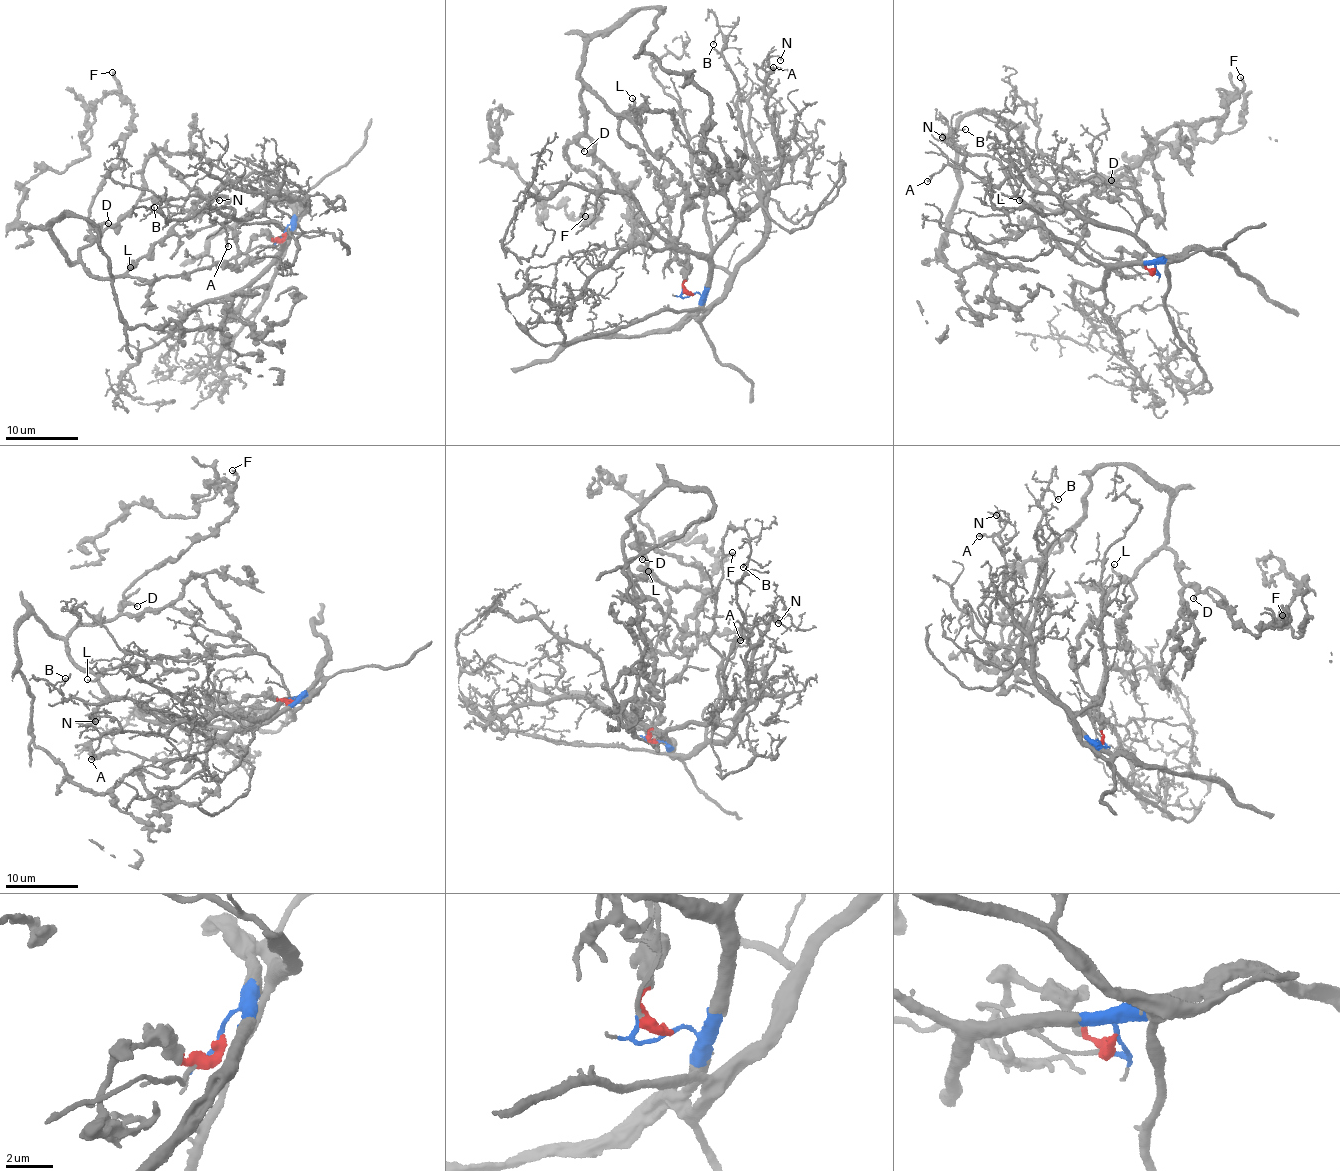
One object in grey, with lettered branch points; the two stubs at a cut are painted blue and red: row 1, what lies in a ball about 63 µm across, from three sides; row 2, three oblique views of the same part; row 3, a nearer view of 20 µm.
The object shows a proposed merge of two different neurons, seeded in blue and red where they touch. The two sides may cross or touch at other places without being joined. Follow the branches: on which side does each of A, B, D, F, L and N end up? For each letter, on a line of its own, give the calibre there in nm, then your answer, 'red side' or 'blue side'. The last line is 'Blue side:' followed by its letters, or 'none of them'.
A: calibre 160 nm; blue side
B: calibre 90 nm; blue side
D: calibre 190 nm; red side
F: calibre 220 nm; red side
L: calibre 180 nm; red side
N: calibre 150 nm; blue side
Blue side: A, B, N

